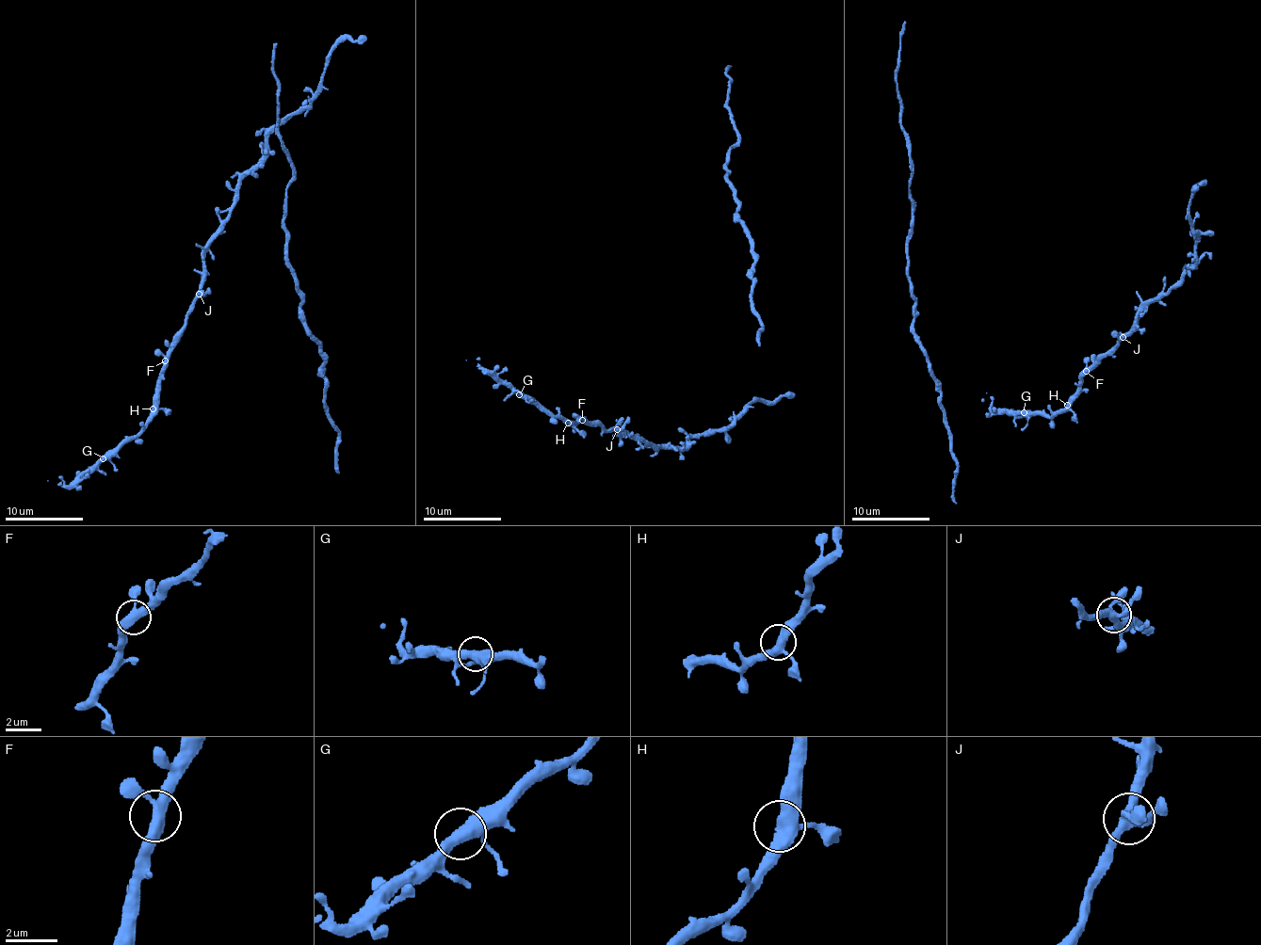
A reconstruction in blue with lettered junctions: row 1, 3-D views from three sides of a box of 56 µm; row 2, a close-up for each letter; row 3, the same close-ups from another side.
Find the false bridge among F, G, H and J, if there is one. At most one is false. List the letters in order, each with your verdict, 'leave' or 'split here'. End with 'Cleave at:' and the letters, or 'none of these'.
F: leave
G: leave
H: leave
J: leave
Cleave at: none of these

